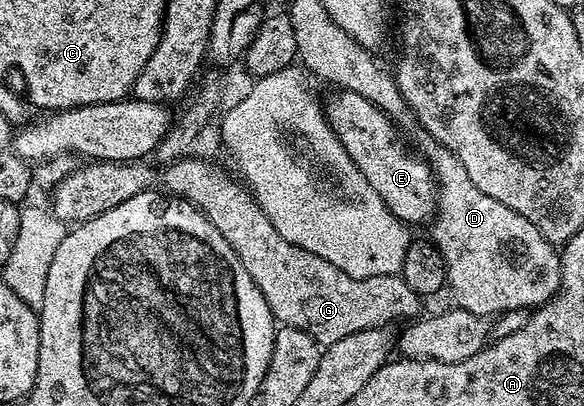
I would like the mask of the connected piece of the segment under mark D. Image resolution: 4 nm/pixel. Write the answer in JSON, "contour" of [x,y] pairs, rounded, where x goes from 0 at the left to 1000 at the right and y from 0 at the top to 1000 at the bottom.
{"contour":[[[731,335],[721,337],[717,377],[724,382],[735,409],[740,411],[740,433],[747,443],[747,525],[738,539],[740,576],[736,594],[750,611],[750,621],[757,621],[757,640],[764,640],[764,670],[767,672],[765,712],[774,712],[774,734],[783,756],[798,768],[812,768],[820,783],[841,786],[851,773],[865,773],[870,764],[884,759],[901,759],[911,764],[923,759],[938,744],[952,724],[952,712],[959,697],[959,616],[947,599],[935,591],[935,581],[928,581],[928,571],[921,562],[914,562],[914,552],[908,552],[908,542],[901,542],[901,532],[887,532],[887,522],[880,522],[880,512],[866,512],[866,502],[858,502],[854,493],[846,493],[846,483],[832,483],[832,473],[824,473],[812,453],[812,443],[805,443],[805,433],[798,433],[798,414],[791,414],[791,404],[774,374],[771,374],[755,350],[745,350]]]}

